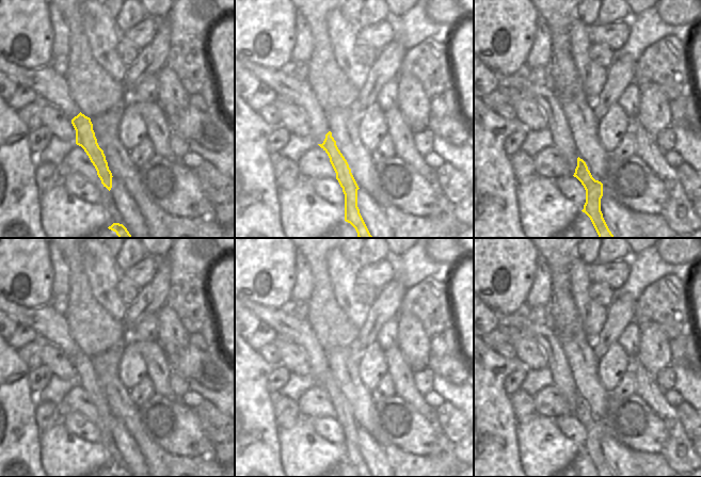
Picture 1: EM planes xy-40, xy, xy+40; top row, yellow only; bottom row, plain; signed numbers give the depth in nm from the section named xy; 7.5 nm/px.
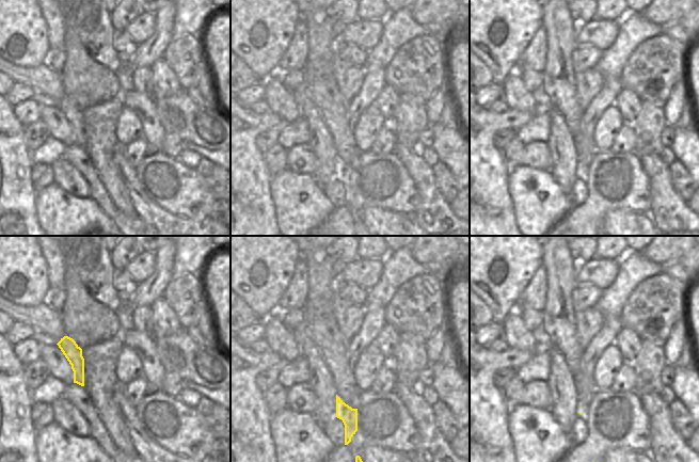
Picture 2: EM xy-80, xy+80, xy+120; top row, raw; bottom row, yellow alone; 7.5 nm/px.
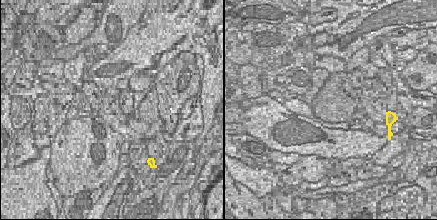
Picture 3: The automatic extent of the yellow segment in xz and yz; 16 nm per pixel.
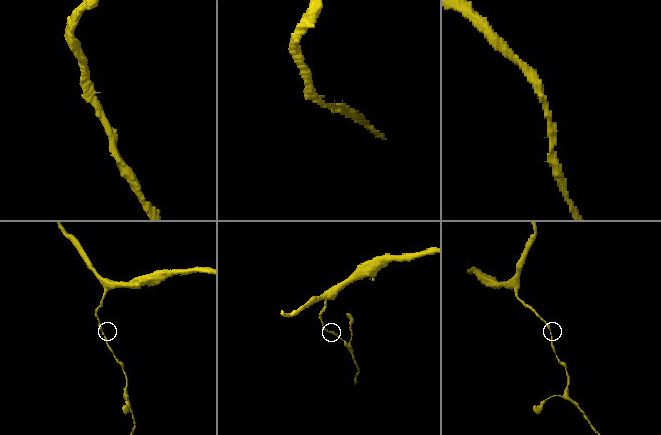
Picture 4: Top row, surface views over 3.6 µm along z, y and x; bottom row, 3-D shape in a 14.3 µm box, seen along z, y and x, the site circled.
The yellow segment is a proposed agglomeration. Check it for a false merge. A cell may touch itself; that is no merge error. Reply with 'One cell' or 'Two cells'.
One cell

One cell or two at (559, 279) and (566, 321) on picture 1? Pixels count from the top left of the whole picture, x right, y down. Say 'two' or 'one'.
one

